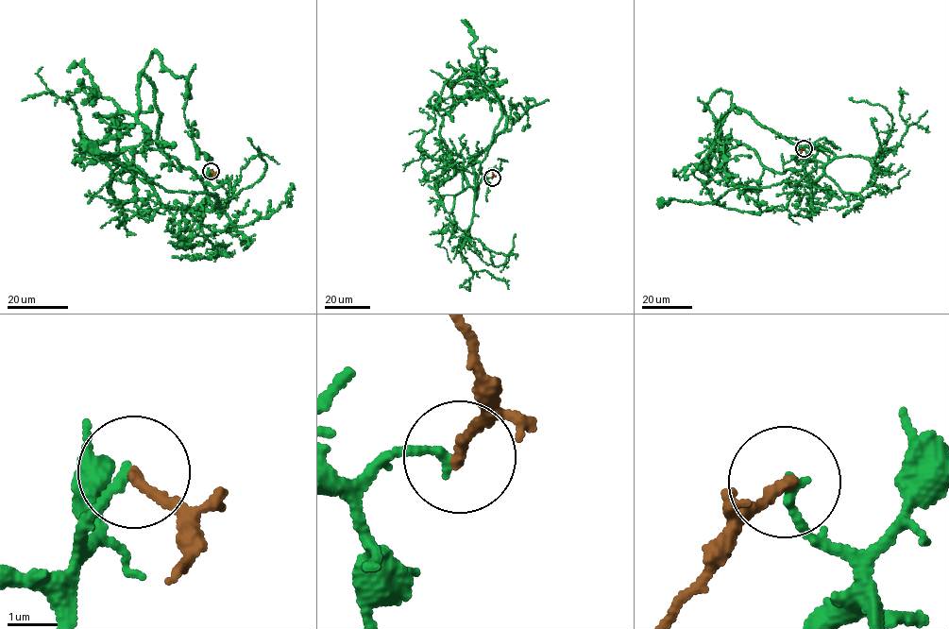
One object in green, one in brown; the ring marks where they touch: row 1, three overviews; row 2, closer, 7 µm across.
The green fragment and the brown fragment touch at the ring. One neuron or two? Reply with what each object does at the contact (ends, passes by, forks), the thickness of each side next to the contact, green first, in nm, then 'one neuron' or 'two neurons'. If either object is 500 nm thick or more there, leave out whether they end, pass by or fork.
green ends | brown ends | 220/240 nm | two neurons

